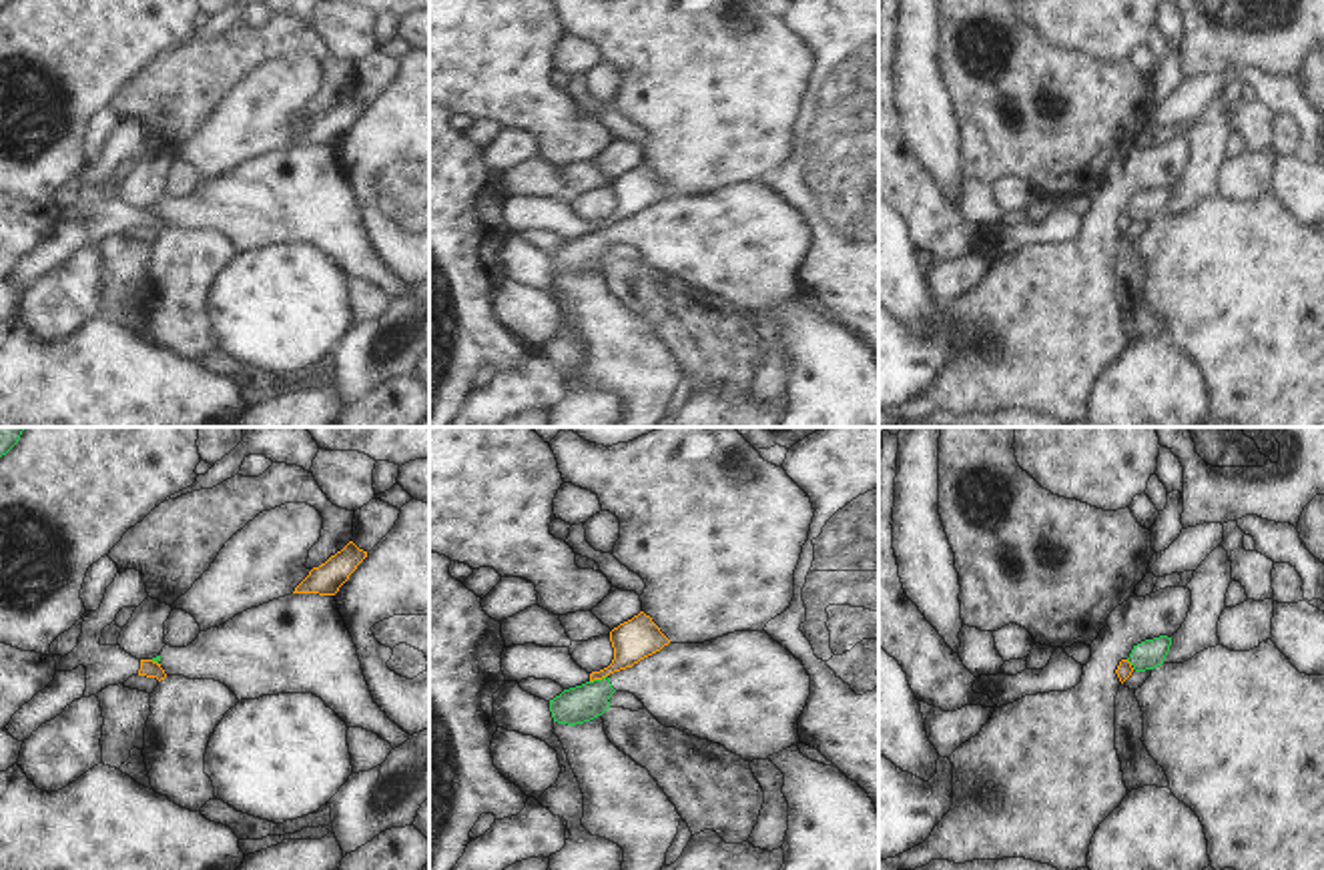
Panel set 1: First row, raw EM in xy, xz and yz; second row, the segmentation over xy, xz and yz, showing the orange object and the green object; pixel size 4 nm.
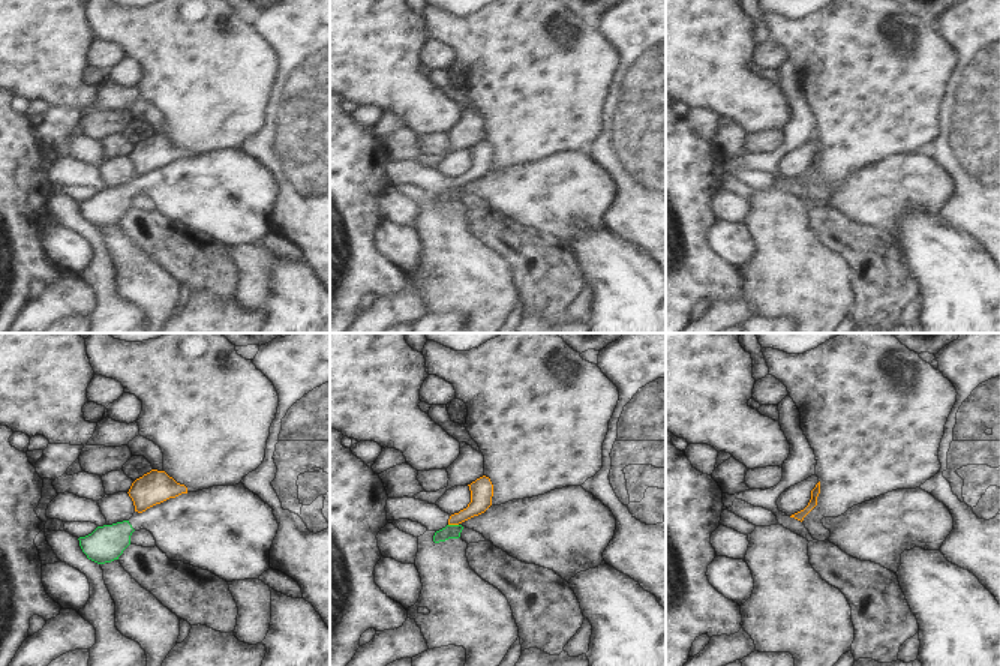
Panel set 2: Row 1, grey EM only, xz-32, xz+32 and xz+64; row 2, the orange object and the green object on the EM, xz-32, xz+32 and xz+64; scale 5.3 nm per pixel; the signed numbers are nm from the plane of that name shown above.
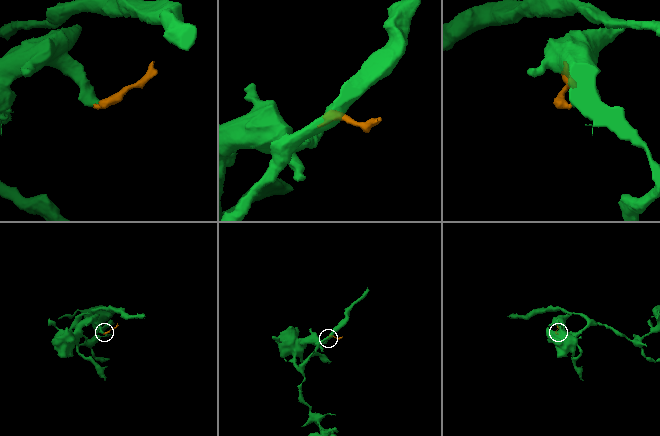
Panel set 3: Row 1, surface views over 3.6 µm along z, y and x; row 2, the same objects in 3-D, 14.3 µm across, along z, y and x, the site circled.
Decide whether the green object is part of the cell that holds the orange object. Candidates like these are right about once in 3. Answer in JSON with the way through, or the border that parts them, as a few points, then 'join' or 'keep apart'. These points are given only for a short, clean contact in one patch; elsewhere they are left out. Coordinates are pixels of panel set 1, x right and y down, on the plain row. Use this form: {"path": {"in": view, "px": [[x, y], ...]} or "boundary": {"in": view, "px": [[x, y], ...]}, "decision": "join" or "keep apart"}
{"boundary": {"in": "xz", "px": [[606, 225], [590, 233]]}, "decision": "keep apart"}

